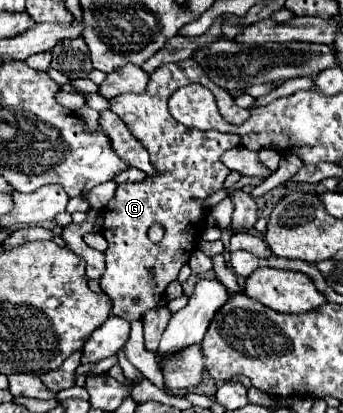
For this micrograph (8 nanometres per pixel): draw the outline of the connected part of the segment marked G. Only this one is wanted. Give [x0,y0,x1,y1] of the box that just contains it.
[99,58,249,322]

